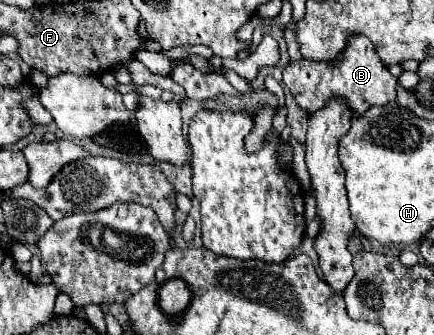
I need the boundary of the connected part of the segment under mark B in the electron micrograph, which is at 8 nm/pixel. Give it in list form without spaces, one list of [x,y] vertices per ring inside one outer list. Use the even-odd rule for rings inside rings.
[[[355,36],[339,60],[311,61],[302,58],[290,62],[283,72],[283,84],[291,90],[295,102],[307,112],[321,110],[331,98],[339,98],[355,114],[363,114],[371,106],[385,106],[393,102],[397,90],[397,78],[391,76],[375,56],[375,46],[367,36]]]

